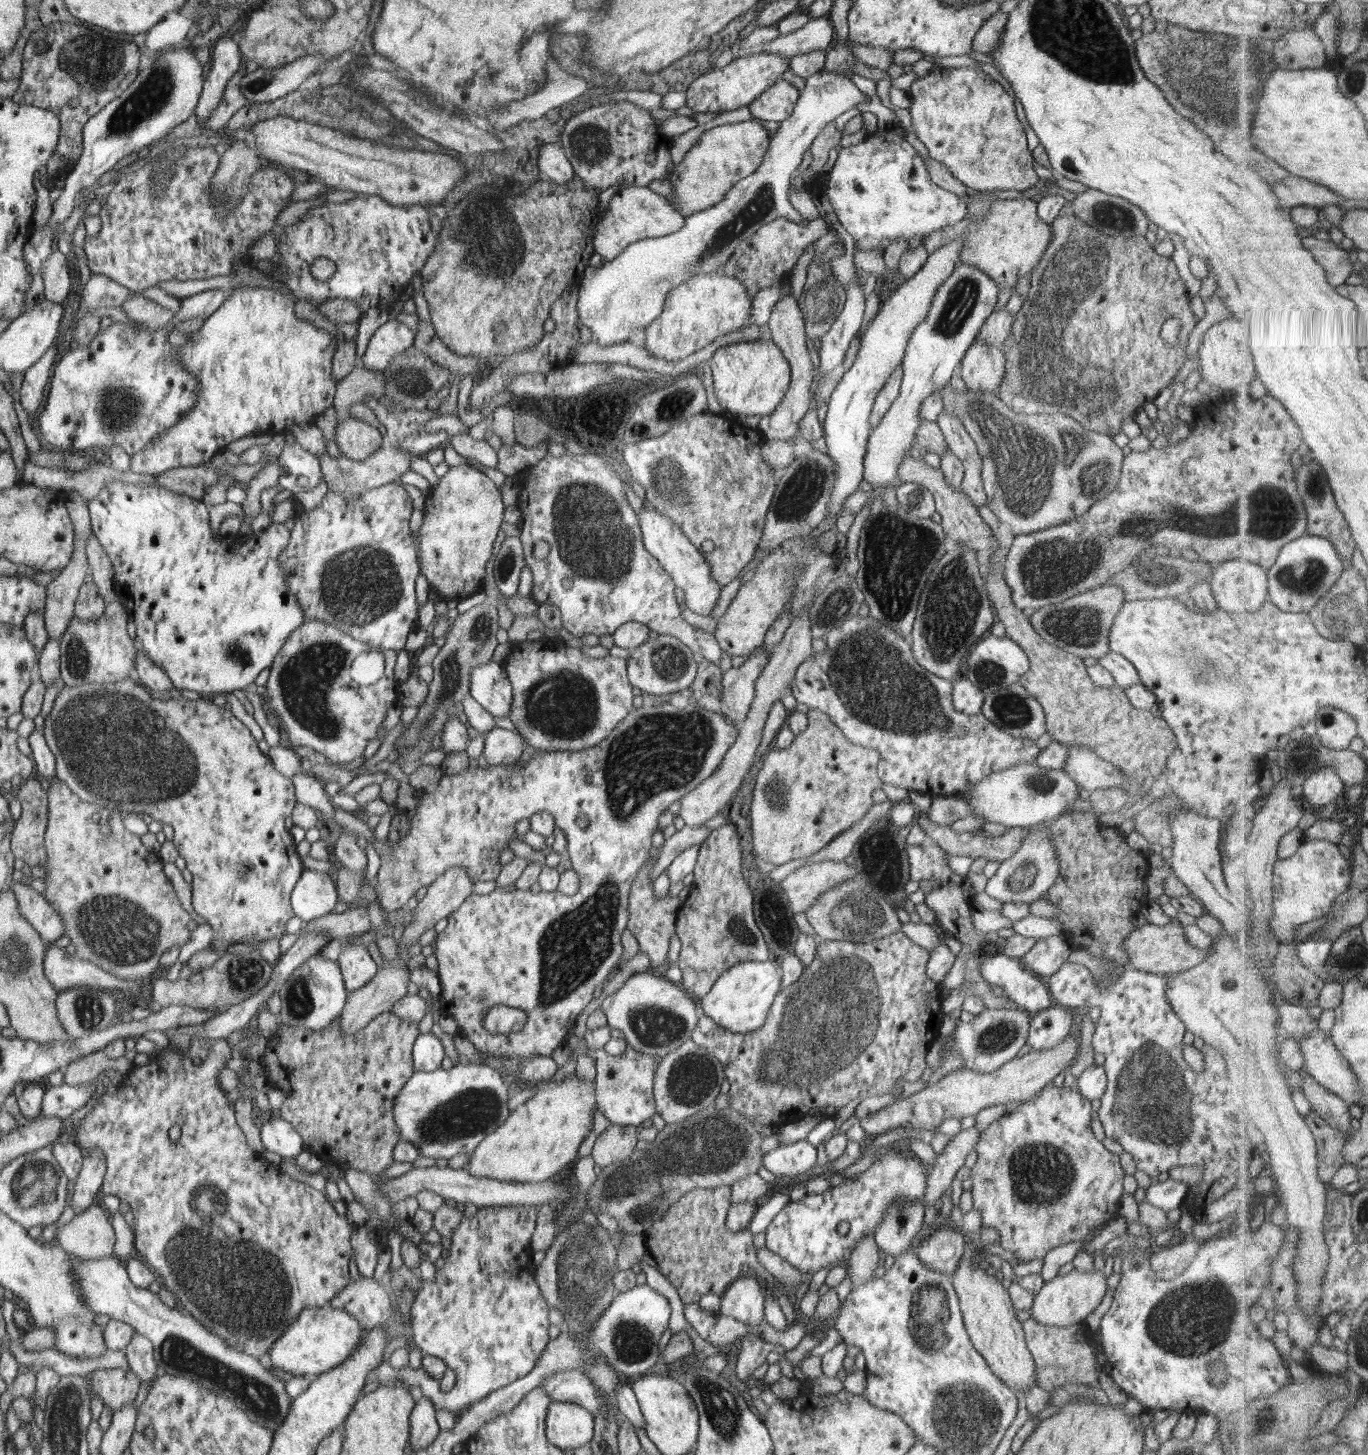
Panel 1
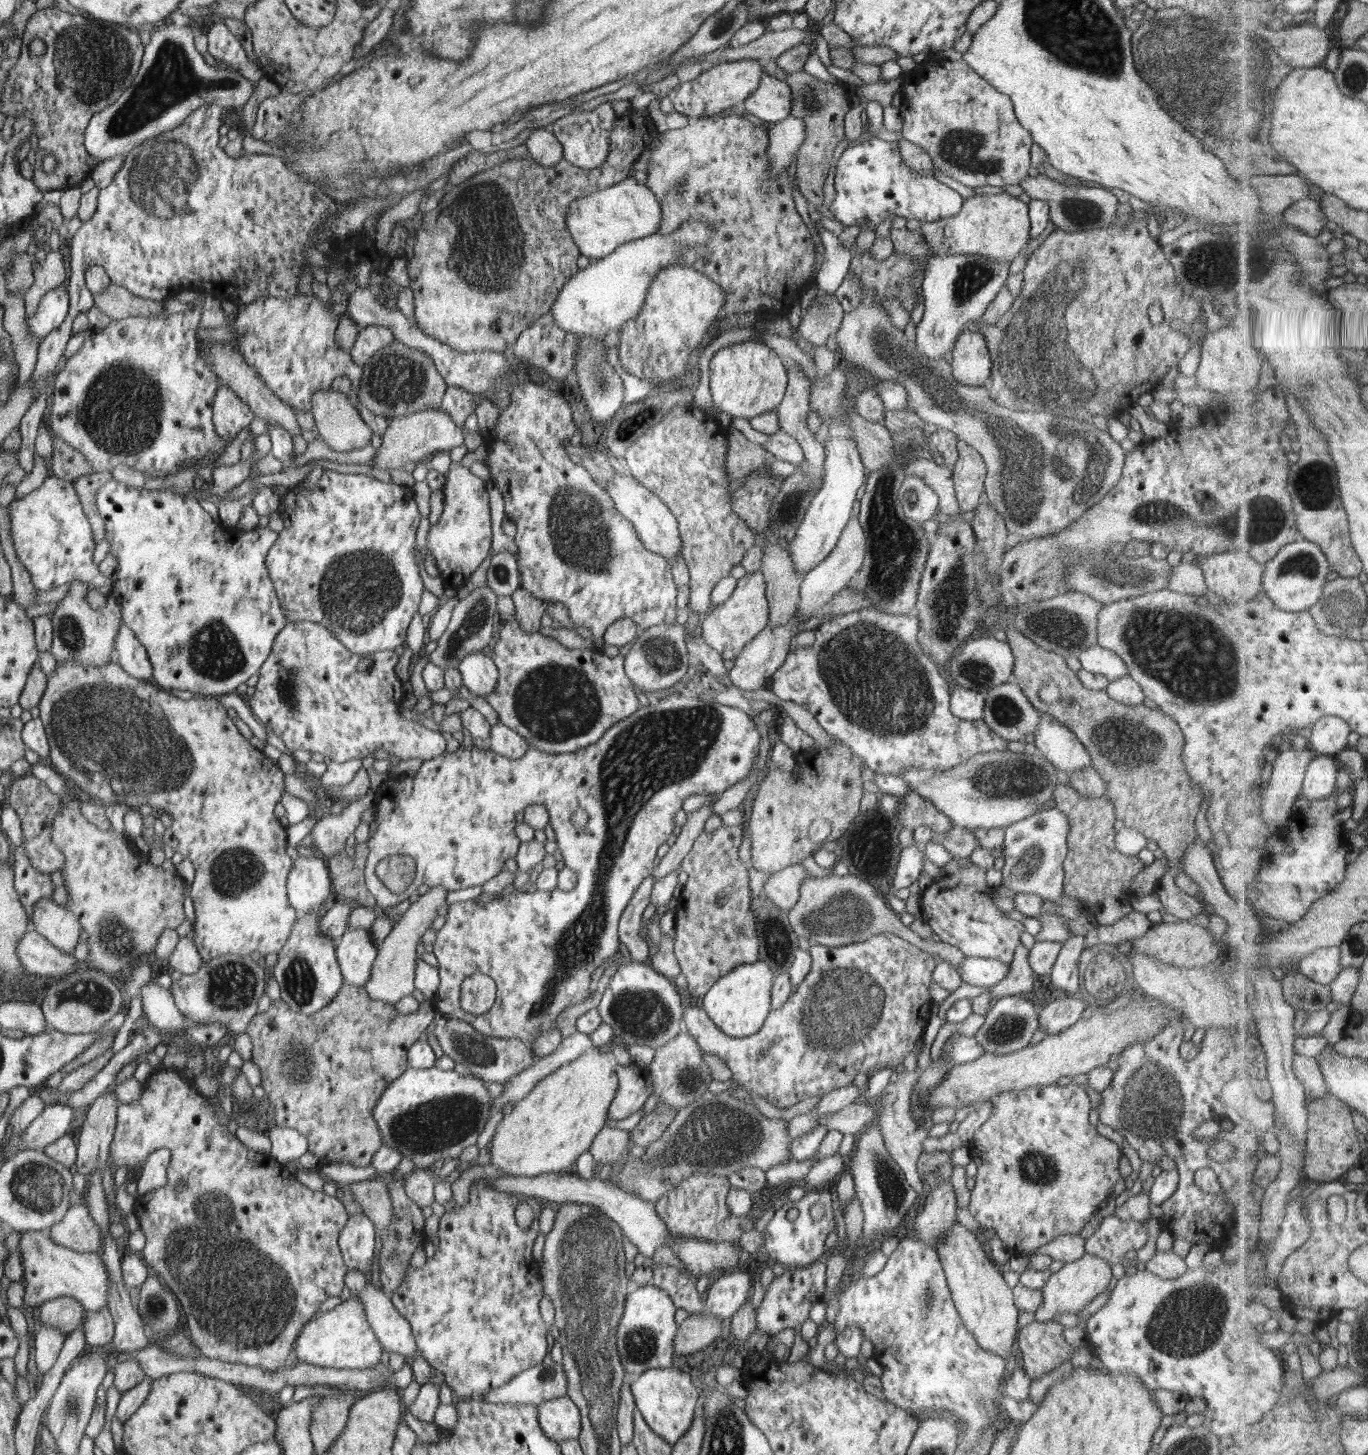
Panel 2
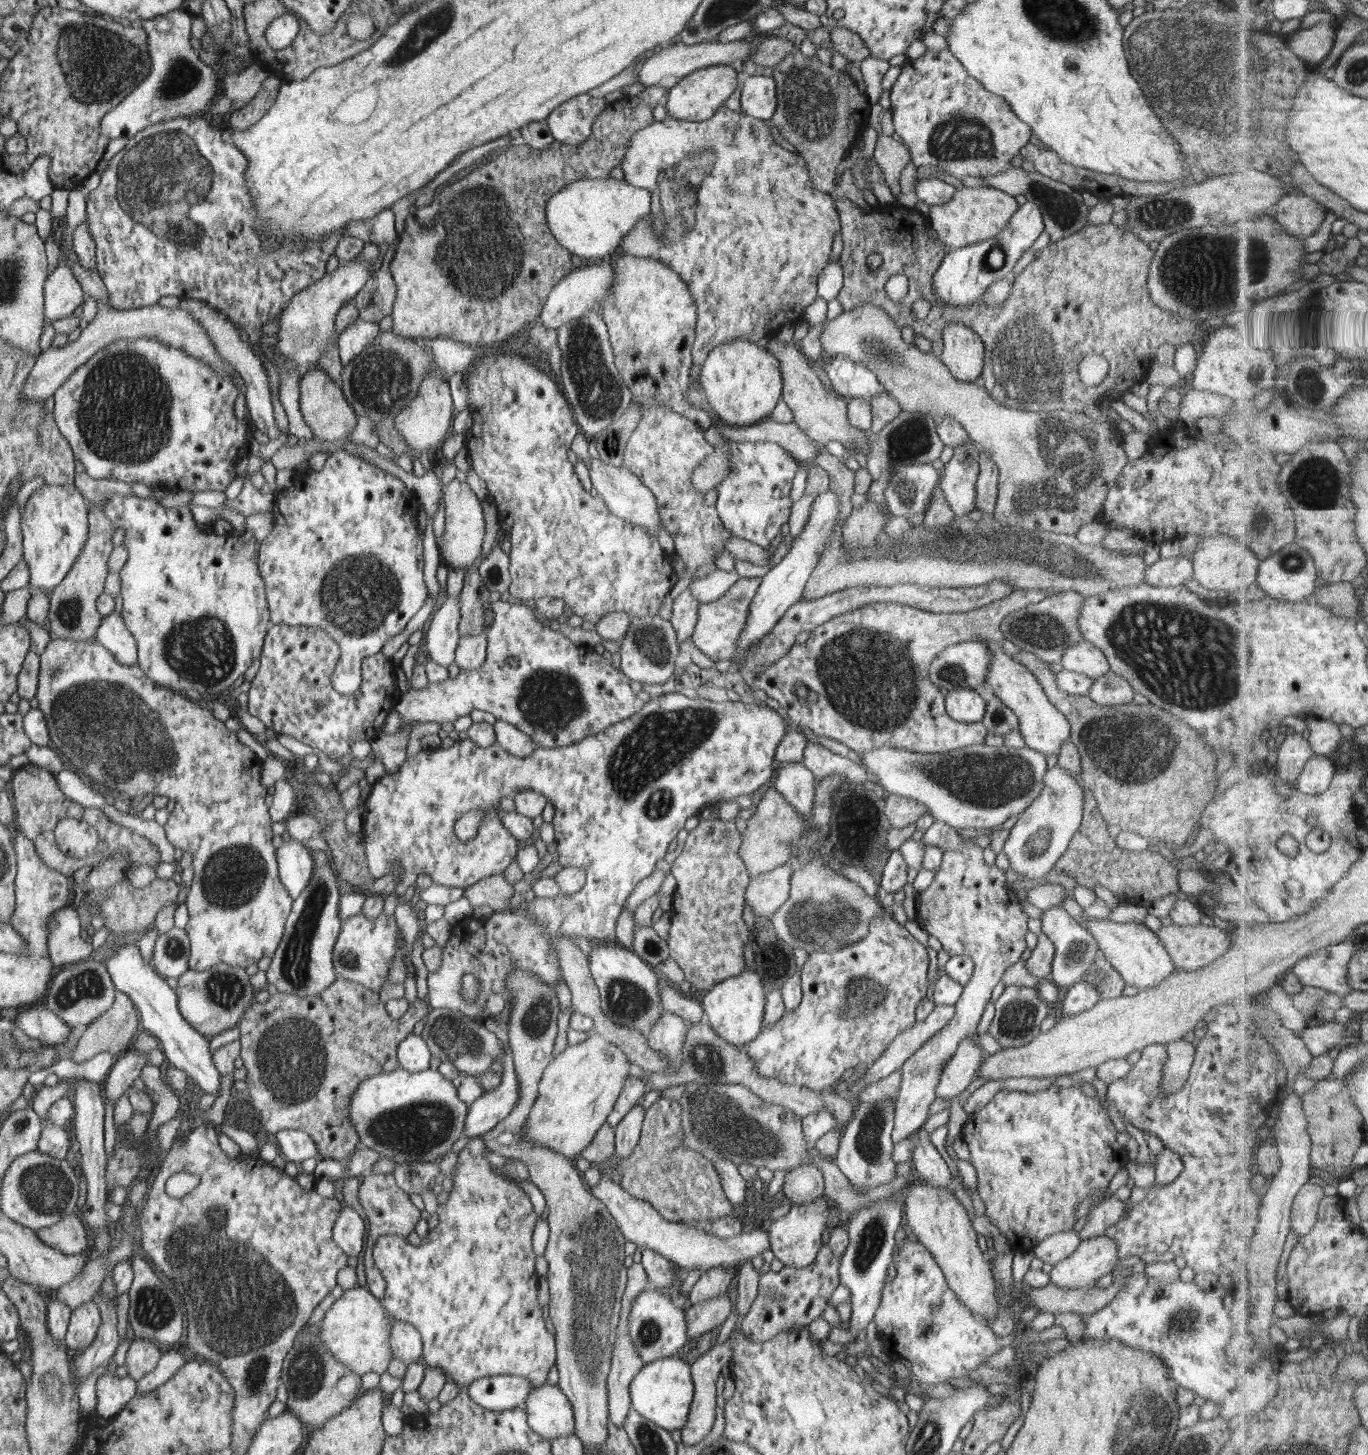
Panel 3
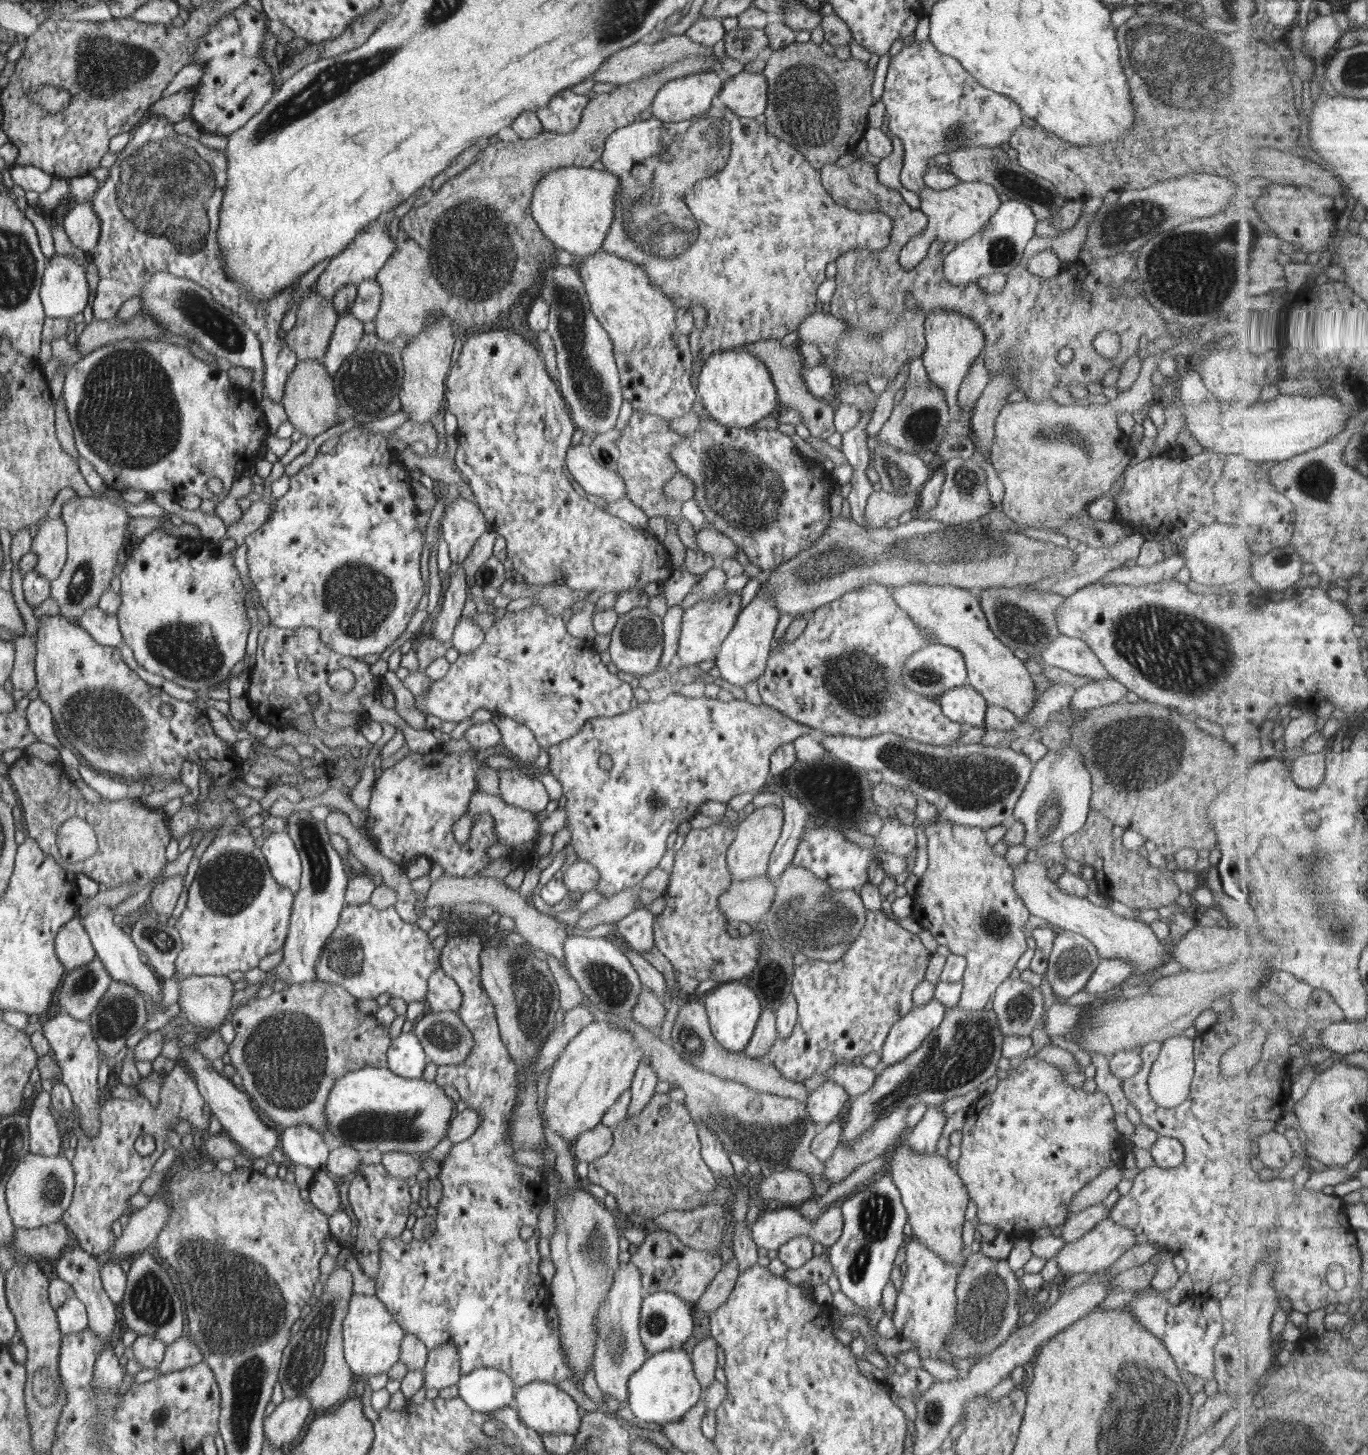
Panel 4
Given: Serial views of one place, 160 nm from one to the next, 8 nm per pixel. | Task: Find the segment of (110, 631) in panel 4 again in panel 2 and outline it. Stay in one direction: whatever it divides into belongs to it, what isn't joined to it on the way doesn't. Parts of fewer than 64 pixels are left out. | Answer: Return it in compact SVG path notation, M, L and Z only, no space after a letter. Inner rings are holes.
M120 625L119 634L115 641L115 661L128 674L135 675L146 681L152 680L151 660L148 658L147 648L139 642L138 636L130 627Z

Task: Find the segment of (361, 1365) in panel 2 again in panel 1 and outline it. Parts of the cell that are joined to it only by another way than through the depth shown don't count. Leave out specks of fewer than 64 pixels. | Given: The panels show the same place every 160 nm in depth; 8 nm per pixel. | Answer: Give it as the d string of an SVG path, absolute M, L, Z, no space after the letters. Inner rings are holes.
M312 1307L304 1309L298 1320L274 1342L269 1352L270 1360L272 1367L291 1373L292 1376L315 1377L343 1365L363 1338L364 1328L354 1315L343 1310Z

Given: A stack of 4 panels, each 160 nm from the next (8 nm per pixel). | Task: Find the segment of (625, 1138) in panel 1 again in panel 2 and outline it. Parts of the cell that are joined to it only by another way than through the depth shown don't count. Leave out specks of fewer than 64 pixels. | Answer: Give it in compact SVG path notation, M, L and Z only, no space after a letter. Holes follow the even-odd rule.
M606 1126L592 1141L589 1152L599 1165L612 1164L614 1160L626 1156L628 1136L630 1133L627 1129L618 1130Z

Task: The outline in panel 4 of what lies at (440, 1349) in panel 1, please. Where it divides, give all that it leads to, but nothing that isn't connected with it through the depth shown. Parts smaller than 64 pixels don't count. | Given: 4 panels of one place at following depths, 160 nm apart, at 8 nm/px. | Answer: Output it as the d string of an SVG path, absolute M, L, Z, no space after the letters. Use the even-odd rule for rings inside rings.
M459 934L448 938L446 945L439 955L440 966L449 977L452 977L453 980L457 982L463 996L460 1008L456 1010L455 1013L459 1014L462 1022L470 1029L475 1040L475 1045L473 1046L472 1052L468 1055L467 1060L460 1064L446 1065L446 1068L452 1070L452 1080L450 1080L450 1084L452 1084L456 1092L458 1092L461 1100L466 1104L466 1108L476 1110L476 1114L480 1116L480 1127L478 1127L478 1129L474 1131L474 1134L466 1140L454 1145L447 1158L444 1158L444 1161L440 1164L441 1173L438 1178L442 1182L443 1193L442 1199L440 1199L437 1208L433 1211L436 1217L436 1228L433 1235L429 1239L424 1239L422 1241L412 1239L411 1242L404 1242L400 1238L384 1238L379 1242L379 1271L377 1272L375 1280L375 1294L387 1305L387 1309L396 1320L400 1322L405 1332L415 1334L429 1350L447 1344L447 1342L453 1342L458 1349L462 1375L469 1374L481 1367L489 1367L508 1374L513 1380L516 1388L534 1381L548 1382L556 1385L561 1380L571 1379L573 1381L574 1373L572 1373L572 1369L570 1369L568 1363L566 1363L558 1329L556 1327L550 1327L546 1321L546 1312L551 1306L551 1294L549 1293L549 1287L544 1283L540 1273L538 1273L538 1266L541 1261L540 1253L538 1252L538 1240L541 1239L538 1226L538 1214L547 1196L546 1190L548 1190L548 1183L545 1180L545 1173L541 1168L537 1170L536 1168L527 1168L516 1164L513 1160L513 1155L517 1150L516 1147L509 1142L508 1124L510 1124L512 1110L515 1109L516 1102L520 1100L518 1099L518 1094L520 1094L520 1090L522 1090L518 1080L520 1078L520 1073L518 1072L518 1068L511 1054L508 1052L507 1046L502 1042L496 1020L495 1006L491 998L482 990L482 987L480 987L480 953L483 949L483 945L484 943L480 941L480 938L474 934ZM524 1226L533 1228L532 1232L534 1232L534 1235L530 1236L530 1238L526 1238L526 1240L523 1240L522 1236L520 1236L520 1230L522 1230Z

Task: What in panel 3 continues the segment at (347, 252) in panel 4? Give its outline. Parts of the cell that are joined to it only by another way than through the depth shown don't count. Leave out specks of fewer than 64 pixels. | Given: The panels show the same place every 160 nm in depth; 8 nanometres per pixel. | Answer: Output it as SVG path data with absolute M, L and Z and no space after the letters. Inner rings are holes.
M360 254L356 255L348 264L344 262L338 265L334 272L325 275L300 293L291 298L290 305L284 308L278 316L280 327L278 330L278 342L272 344L275 354L281 358L289 358L298 366L299 380L312 369L319 366L319 358L333 342L336 333L335 320L339 310L351 301L359 293L359 290L367 284L370 273L373 273L372 263L362 262ZM304 334L316 334L316 336L304 336Z

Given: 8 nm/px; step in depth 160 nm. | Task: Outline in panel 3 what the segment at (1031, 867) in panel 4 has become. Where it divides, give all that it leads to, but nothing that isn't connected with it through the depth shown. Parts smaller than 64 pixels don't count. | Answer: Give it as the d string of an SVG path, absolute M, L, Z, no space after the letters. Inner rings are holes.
M1082 910L1082 920L1088 921L1088 932L1097 940L1100 953L1122 976L1126 985L1139 988L1154 988L1174 972L1174 963L1163 941L1144 924L1114 923L1108 918L1085 918Z

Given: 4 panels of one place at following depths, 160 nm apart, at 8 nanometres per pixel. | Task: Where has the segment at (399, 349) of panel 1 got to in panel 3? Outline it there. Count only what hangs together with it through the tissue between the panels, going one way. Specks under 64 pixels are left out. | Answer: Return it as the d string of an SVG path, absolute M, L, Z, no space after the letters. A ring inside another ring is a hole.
M364 319L355 320L344 332L338 334L339 357L343 366L354 360L374 342L380 326Z

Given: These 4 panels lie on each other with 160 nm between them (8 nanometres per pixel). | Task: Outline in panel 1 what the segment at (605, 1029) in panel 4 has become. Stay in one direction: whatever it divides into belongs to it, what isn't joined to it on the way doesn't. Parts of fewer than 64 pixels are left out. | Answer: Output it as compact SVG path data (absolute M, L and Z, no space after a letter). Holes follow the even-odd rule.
M562 1071L557 1078L541 1084L535 1096L524 1104L516 1106L502 1126L492 1134L488 1134L488 1137L484 1137L476 1150L469 1155L470 1160L464 1168L470 1174L482 1178L532 1183L549 1180L560 1172L570 1171L579 1160L580 1144L593 1131L594 1111L598 1109L596 1087L598 1087L596 1082L587 1084L582 1079L578 1079L575 1071Z

